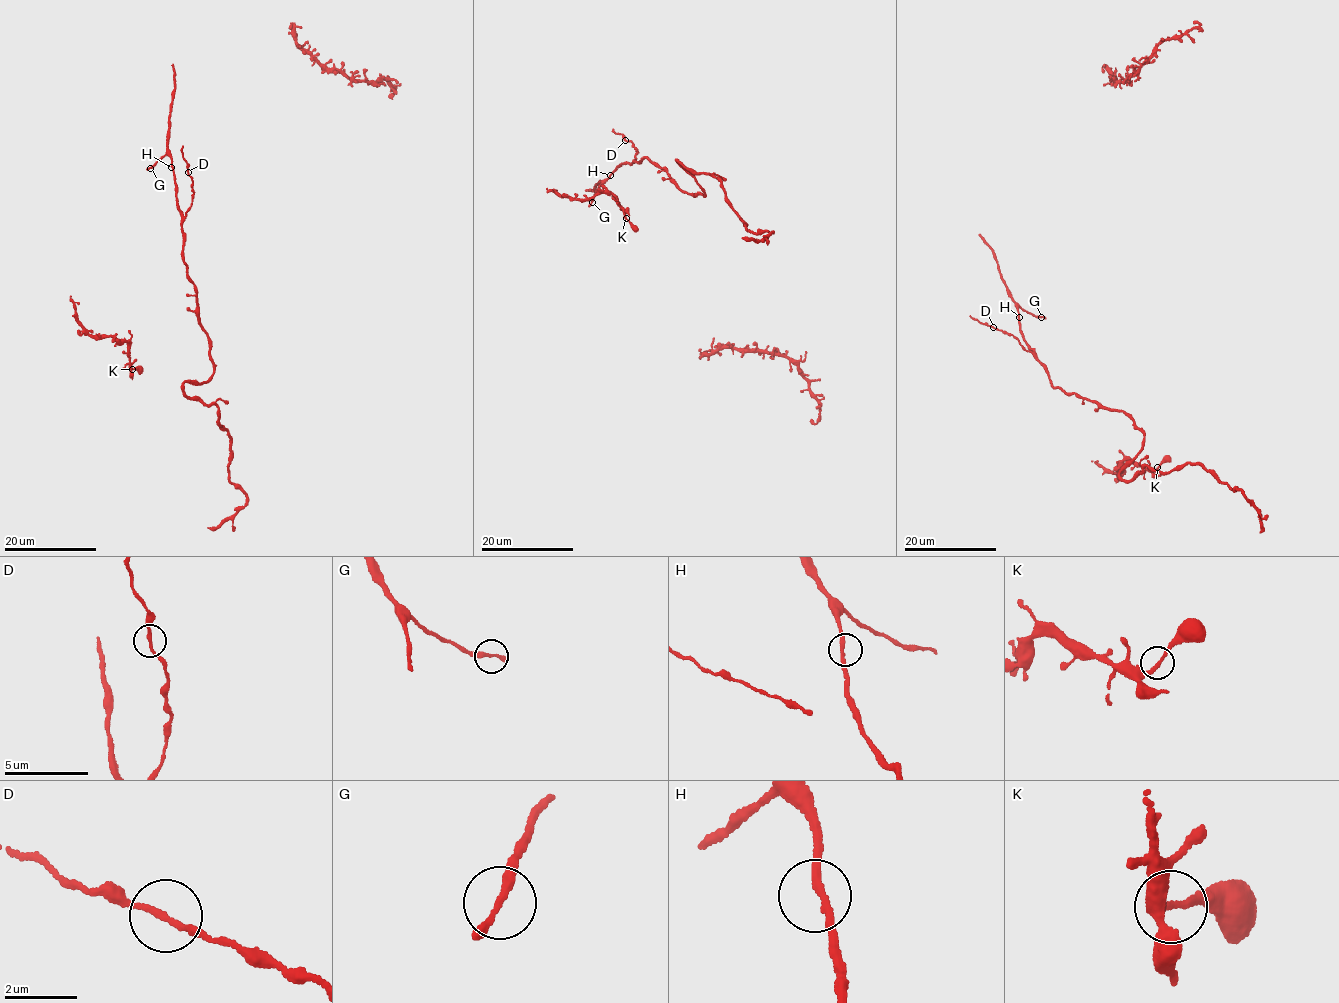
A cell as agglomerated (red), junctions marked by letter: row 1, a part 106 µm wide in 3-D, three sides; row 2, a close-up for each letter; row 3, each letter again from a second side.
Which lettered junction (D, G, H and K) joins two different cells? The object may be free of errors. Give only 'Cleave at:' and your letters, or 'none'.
Cleave at: none

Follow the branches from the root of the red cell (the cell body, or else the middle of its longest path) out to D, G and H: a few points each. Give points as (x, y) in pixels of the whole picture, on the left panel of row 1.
D: (175, 185), (176, 199), (184, 216), (194, 192), (188, 172)
G: (175, 185), (169, 155), (163, 156), (150, 168)
H: (175, 185), (171, 167)

